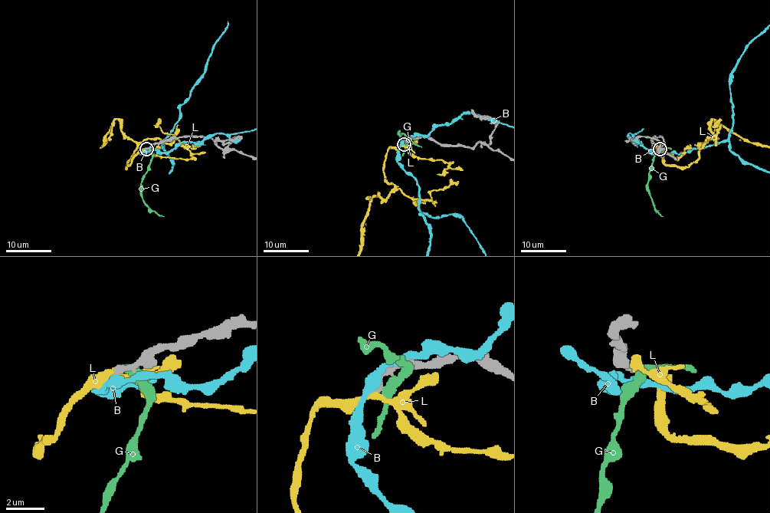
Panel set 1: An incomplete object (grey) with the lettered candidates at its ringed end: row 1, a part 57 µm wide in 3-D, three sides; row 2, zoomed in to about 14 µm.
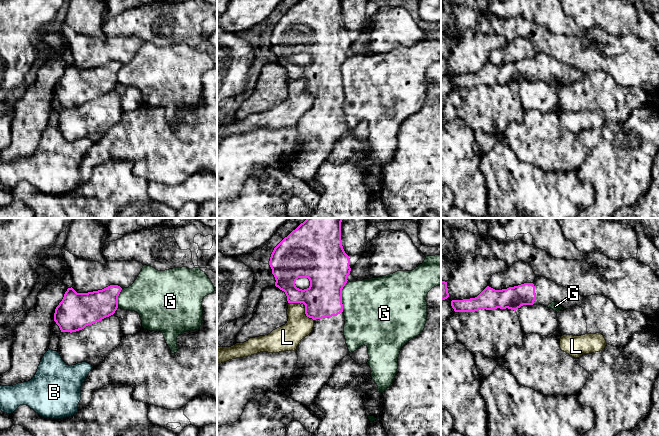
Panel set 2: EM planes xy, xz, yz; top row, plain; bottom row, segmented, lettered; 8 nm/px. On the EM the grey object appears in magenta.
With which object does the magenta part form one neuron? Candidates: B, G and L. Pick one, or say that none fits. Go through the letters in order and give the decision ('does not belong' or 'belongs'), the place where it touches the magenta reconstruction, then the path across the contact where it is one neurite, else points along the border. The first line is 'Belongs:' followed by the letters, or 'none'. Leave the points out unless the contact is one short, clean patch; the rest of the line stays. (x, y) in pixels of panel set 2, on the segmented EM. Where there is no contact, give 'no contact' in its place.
Belongs: none
B: does not belong; no contact
G: does not belong; contact xz (341, 296); border xz (347, 280), (342, 289), (342, 311)
L: does not belong; contact xz (295, 302); border xz (289, 302), (298, 302), (300, 304)

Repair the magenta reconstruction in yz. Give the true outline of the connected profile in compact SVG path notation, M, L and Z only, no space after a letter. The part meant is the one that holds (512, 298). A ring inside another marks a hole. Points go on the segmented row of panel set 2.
M536 277L533 283L524 283L507 289L495 290L487 286L477 297L452 300L455 312L475 312L480 309L511 309L516 311L523 305L558 303L562 308L580 306L583 296L556 284L545 277Z

